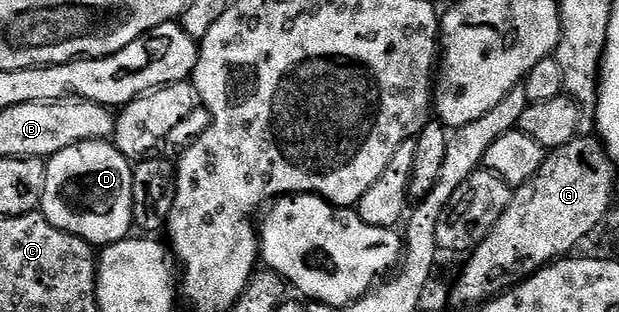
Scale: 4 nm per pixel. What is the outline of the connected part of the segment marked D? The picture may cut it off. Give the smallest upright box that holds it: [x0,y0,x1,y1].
[41,139,133,245]

